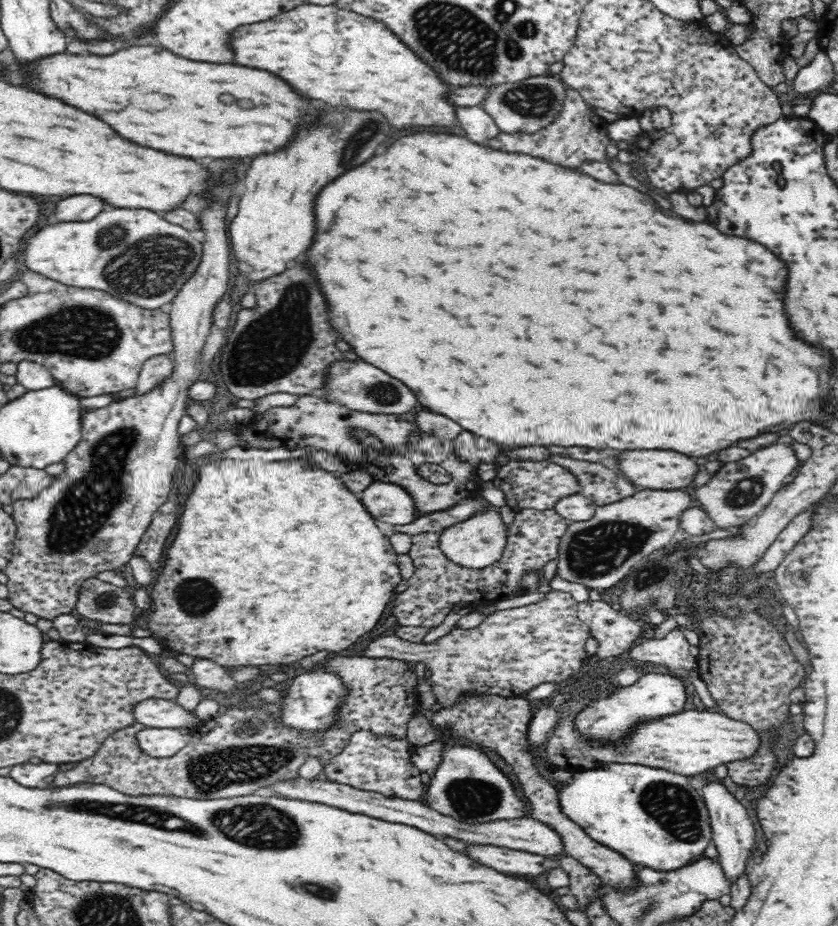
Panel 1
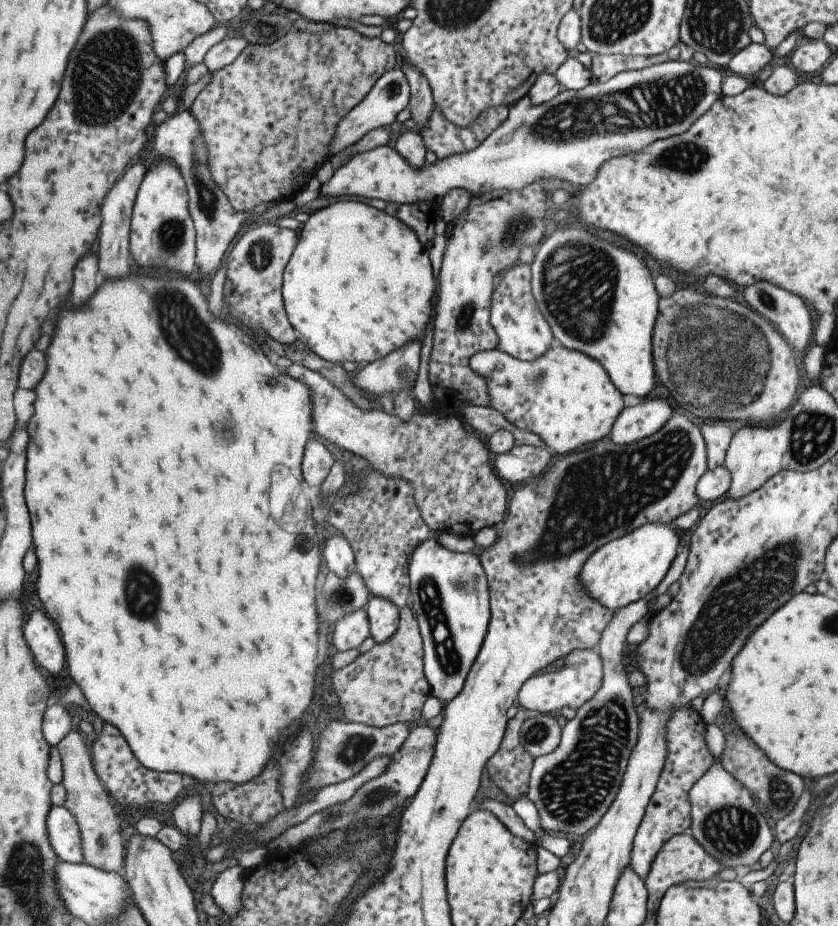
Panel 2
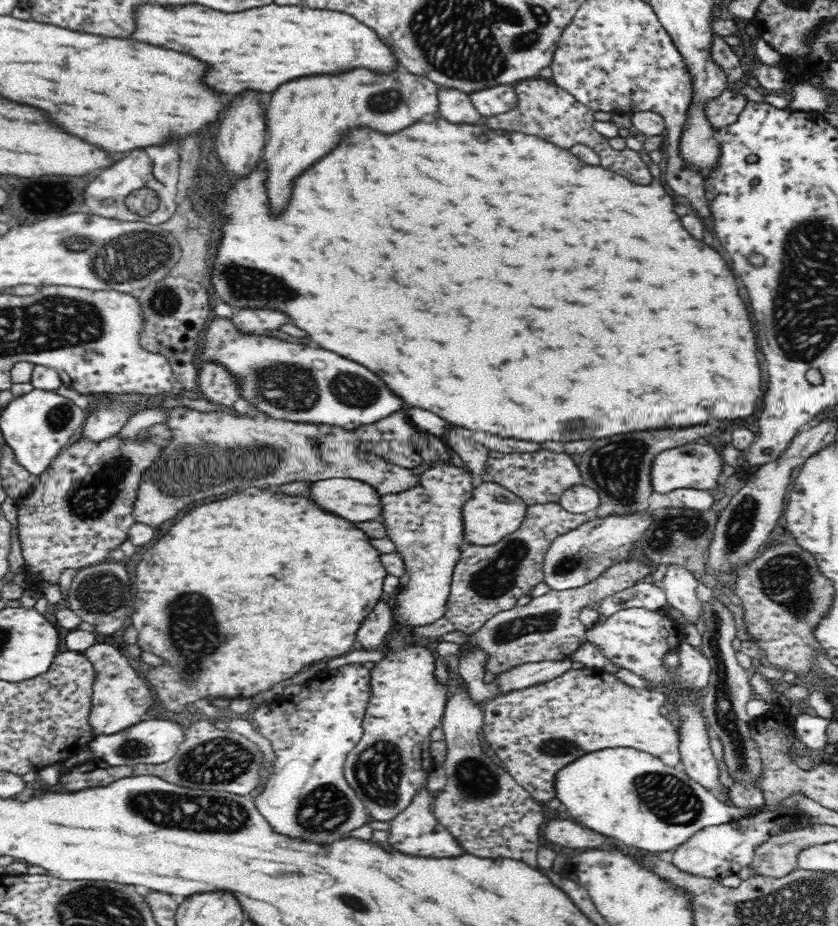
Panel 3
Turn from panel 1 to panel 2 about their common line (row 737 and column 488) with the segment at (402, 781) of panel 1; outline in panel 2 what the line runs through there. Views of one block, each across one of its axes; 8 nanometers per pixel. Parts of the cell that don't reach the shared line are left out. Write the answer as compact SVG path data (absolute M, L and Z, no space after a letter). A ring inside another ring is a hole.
M563 346L549 348L542 356L530 362L513 359L499 350L476 353L469 362L469 367L486 378L489 405L497 410L516 428L527 430L537 436L552 454L568 454L593 444L608 436L613 422L624 408L622 395L610 384L601 364L592 358L581 355Z

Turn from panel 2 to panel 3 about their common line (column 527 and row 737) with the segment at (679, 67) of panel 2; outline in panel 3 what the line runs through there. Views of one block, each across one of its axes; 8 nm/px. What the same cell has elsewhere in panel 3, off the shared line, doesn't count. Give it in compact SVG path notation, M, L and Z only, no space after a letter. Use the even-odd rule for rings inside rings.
M144 718L116 734L100 735L100 737L93 740L91 748L93 748L94 756L97 759L107 762L112 767L134 767L138 764L160 765L176 757L184 738L184 731L178 723L162 719Z

